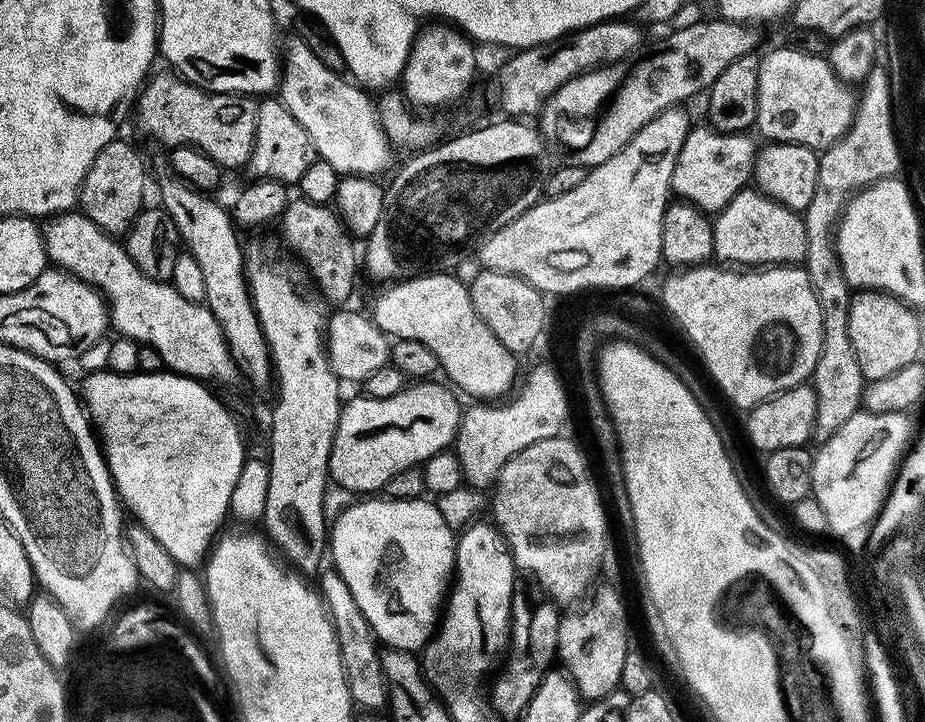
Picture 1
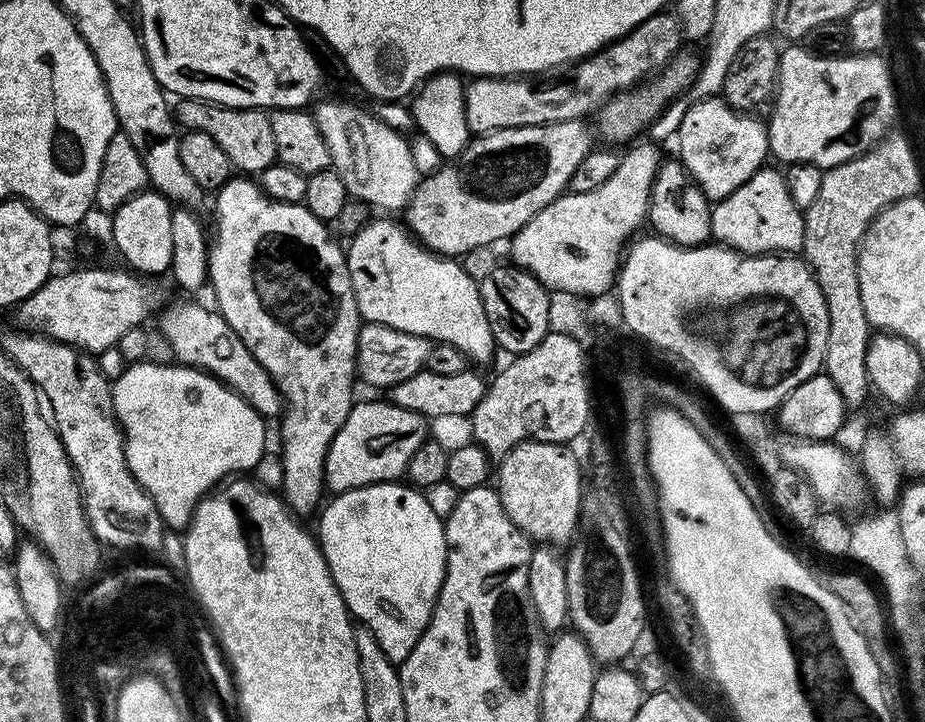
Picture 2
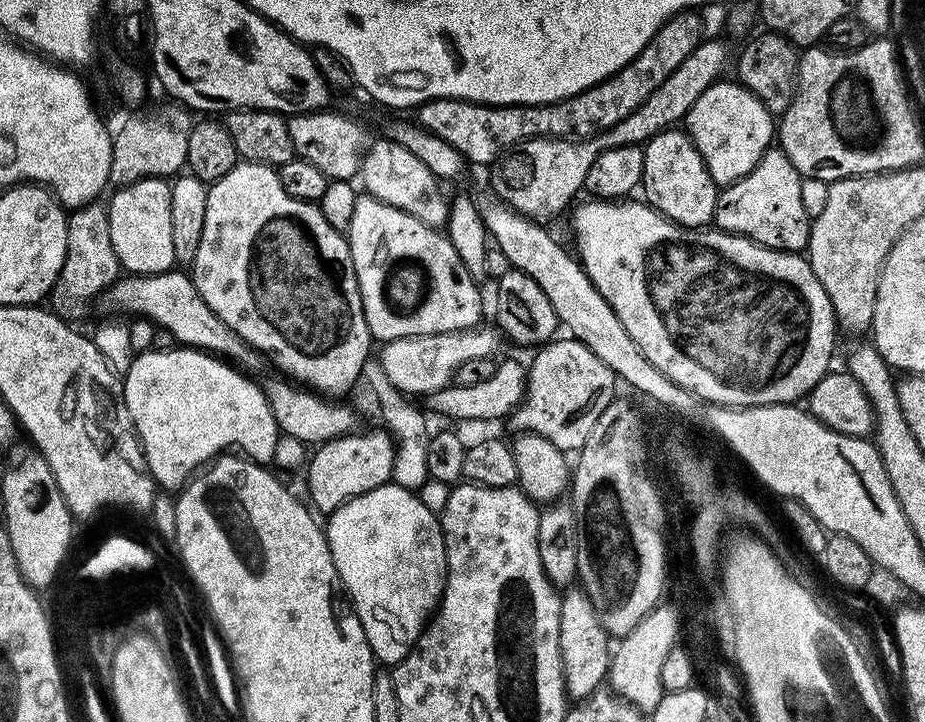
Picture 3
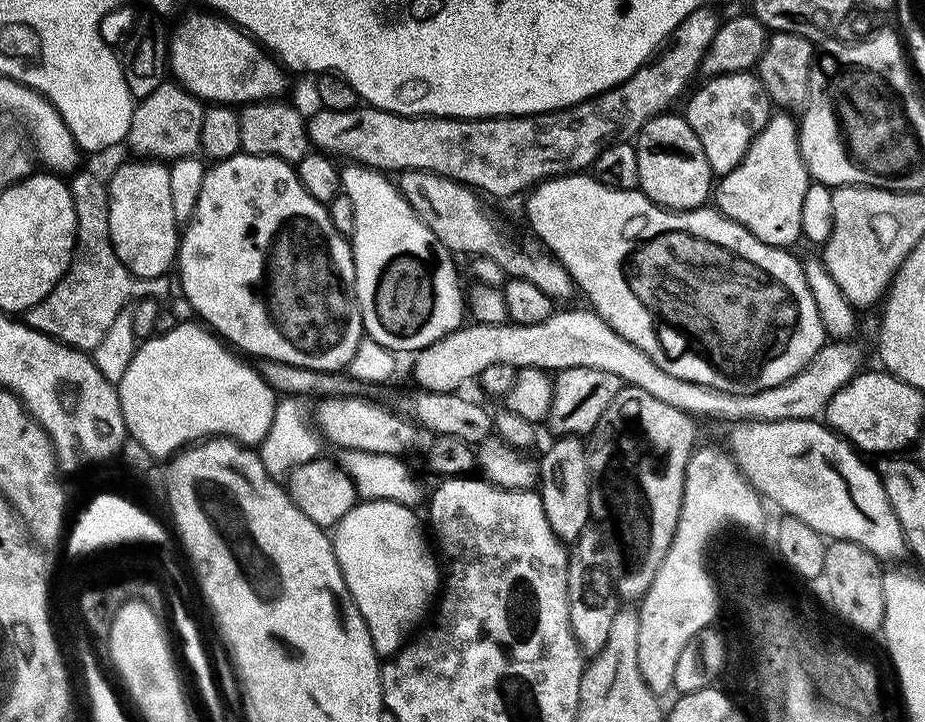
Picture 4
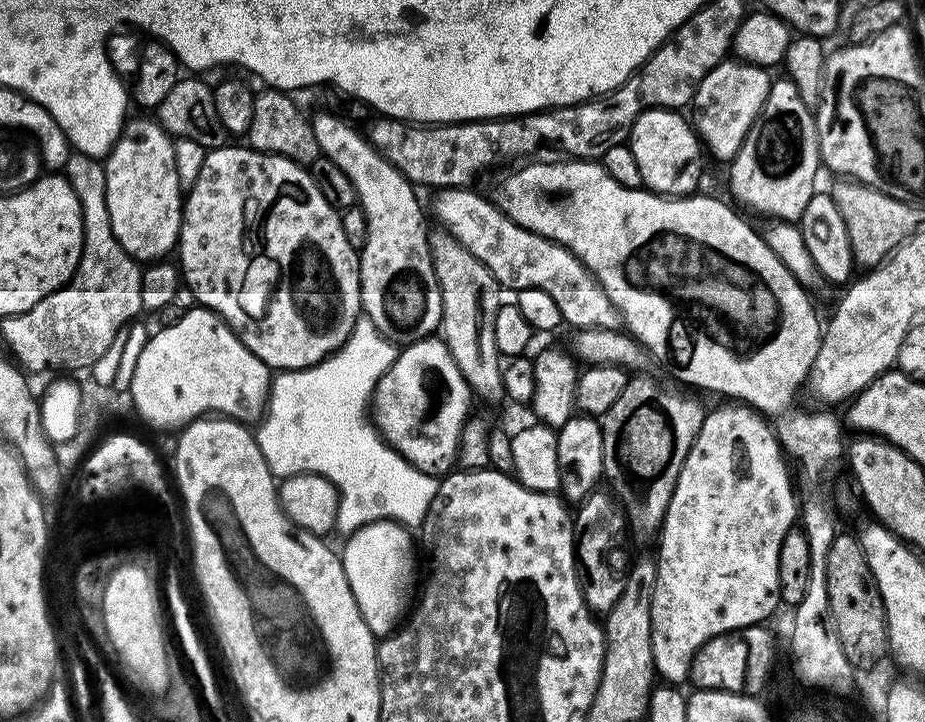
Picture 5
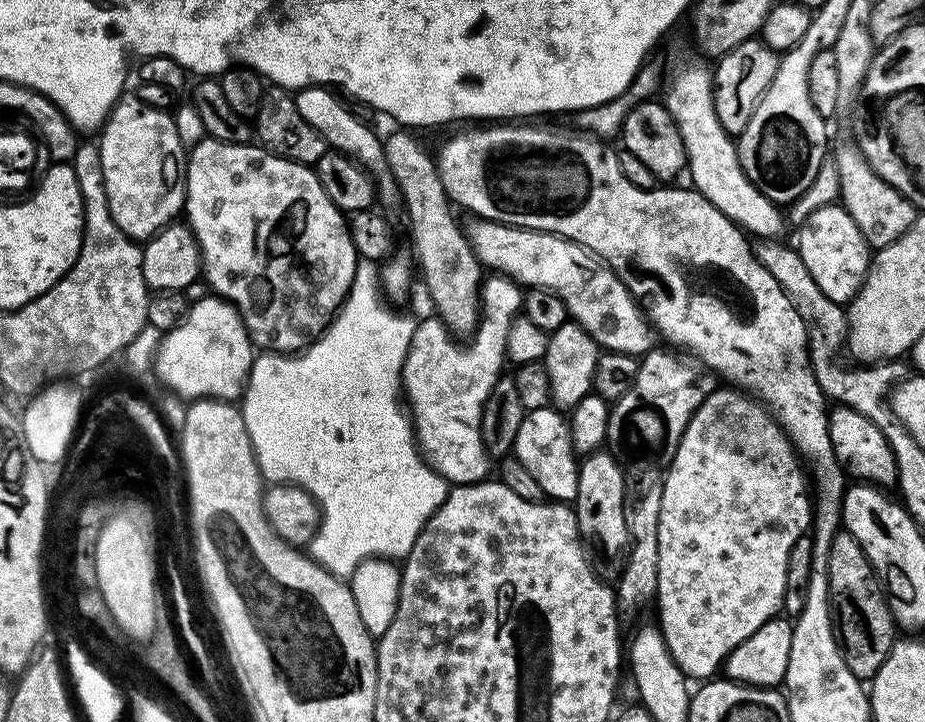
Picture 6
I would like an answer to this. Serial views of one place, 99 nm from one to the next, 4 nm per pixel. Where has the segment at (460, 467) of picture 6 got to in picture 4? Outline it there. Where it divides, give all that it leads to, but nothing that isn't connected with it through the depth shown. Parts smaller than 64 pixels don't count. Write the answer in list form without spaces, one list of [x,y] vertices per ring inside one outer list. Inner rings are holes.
[[[361,394],[358,396],[329,396],[327,398],[321,399],[319,401],[320,404],[316,408],[316,420],[314,416],[314,424],[318,429],[321,437],[325,441],[328,440],[332,444],[337,444],[338,447],[344,448],[343,450],[347,450],[348,452],[369,452],[370,454],[374,454],[375,456],[399,456],[401,458],[407,457],[407,452],[411,450],[412,447],[416,444],[416,432],[418,433],[418,428],[415,423],[411,419],[405,418],[399,411],[393,410],[391,412],[390,409],[387,408],[384,404],[379,404],[376,400],[367,400],[367,395]]]

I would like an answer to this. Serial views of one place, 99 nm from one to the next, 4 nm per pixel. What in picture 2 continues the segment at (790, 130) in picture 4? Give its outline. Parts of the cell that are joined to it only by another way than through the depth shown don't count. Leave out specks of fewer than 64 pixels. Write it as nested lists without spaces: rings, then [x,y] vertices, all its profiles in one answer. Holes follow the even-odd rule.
[[[771,166],[757,170],[734,194],[712,204],[712,240],[717,245],[730,248],[734,252],[743,252],[745,256],[766,256],[769,254],[796,254],[804,246],[804,212],[795,204],[788,189],[785,173],[775,172]]]

